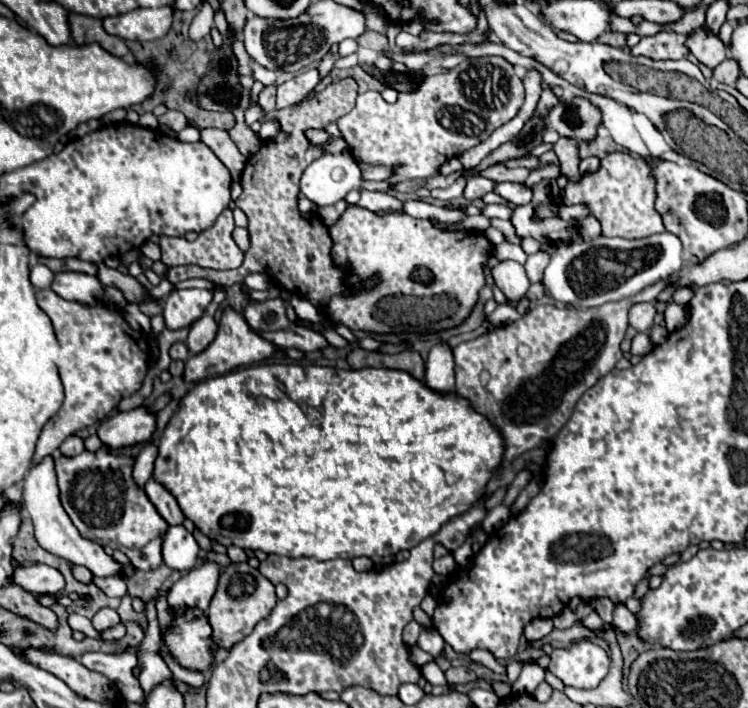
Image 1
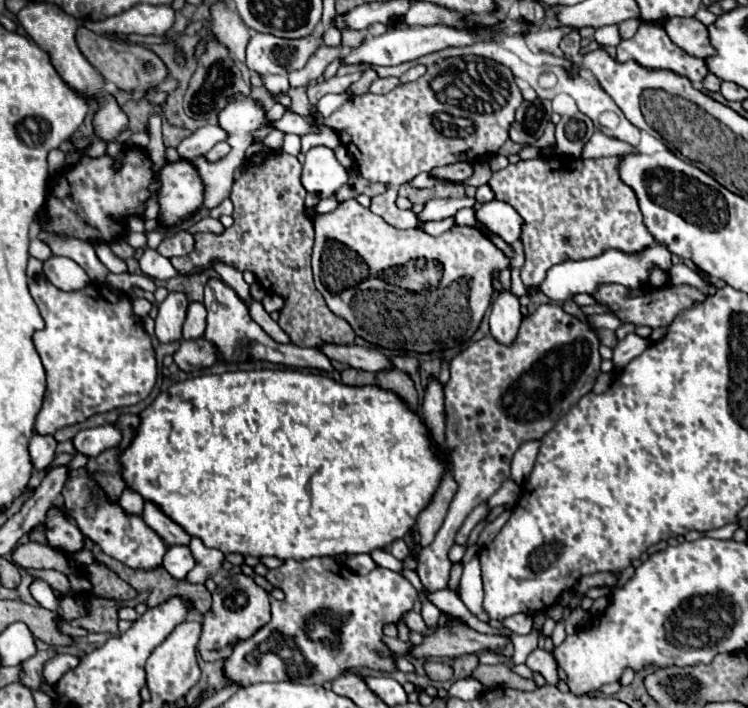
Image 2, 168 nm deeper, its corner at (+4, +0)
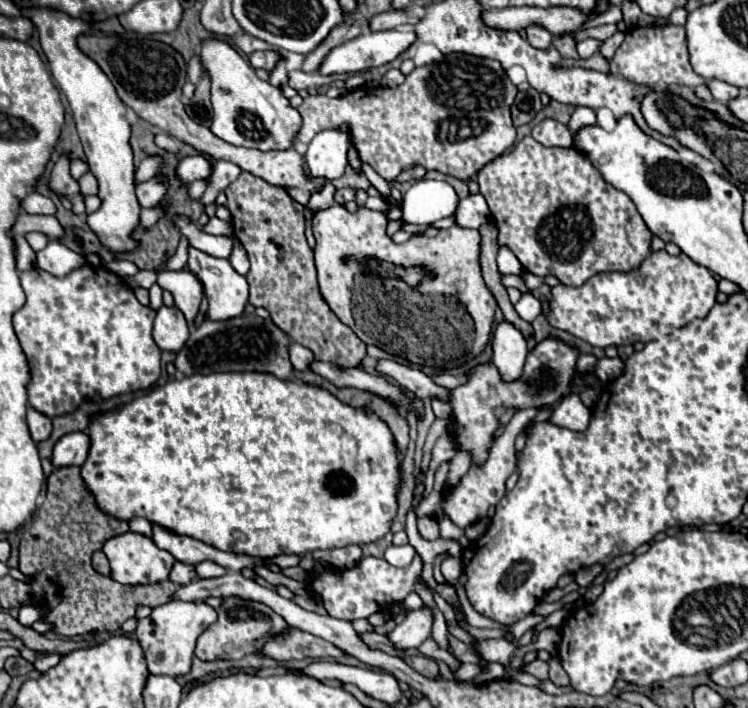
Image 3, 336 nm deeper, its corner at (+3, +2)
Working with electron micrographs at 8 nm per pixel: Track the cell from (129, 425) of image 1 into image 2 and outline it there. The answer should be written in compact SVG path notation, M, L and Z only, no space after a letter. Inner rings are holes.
M102 425L102 427L80 431L74 437L74 447L78 453L84 453L88 457L96 457L102 451L120 443L120 439L122 439L122 433L116 425Z

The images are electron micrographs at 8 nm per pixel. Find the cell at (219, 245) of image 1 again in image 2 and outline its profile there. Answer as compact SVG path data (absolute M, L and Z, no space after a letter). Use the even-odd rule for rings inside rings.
M180 231L178 235L164 239L164 241L158 245L156 251L158 251L160 255L164 255L164 257L170 259L170 257L182 257L182 255L192 253L194 245L196 245L194 233L190 233L190 231Z

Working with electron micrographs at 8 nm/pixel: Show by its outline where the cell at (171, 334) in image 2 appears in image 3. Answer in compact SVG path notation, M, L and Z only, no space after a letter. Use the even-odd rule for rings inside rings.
M161 307L153 323L153 339L161 351L179 353L189 339L189 325L177 307Z

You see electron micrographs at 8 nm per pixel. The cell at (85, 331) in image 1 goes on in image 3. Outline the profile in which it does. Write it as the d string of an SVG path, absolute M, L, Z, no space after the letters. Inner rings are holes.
M83 265L73 269L63 279L37 267L21 271L19 279L27 301L19 311L13 313L13 327L29 363L31 377L27 383L27 395L29 403L37 411L45 413L47 417L55 417L69 413L69 409L77 409L85 397L95 401L109 399L113 395L147 389L159 379L161 351L151 337L155 311L141 305L135 299L133 289L119 275L101 265Z

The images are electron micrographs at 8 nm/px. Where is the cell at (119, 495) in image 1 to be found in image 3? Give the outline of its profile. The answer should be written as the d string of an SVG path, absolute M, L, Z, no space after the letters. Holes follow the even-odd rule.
M125 533L119 537L109 539L103 545L103 553L109 559L111 565L111 579L115 579L117 583L125 583L125 585L147 585L147 583L161 583L165 579L169 579L169 571L173 567L173 555L165 553L161 549L157 549L157 545L153 545L151 539L139 535L139 533Z

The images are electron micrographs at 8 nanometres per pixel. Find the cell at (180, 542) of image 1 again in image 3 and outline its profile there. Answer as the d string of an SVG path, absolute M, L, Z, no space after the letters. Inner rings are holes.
M179 561L173 565L171 569L171 577L169 577L175 585L187 585L191 583L193 579L197 579L197 573L195 573L195 567L193 565L181 565Z

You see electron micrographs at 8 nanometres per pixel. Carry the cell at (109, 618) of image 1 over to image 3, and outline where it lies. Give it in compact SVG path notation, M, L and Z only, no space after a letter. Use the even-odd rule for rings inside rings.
M25 605L25 609L19 609L19 617L17 621L25 627L31 627L35 621L41 619L41 613L37 613L37 609L29 609L29 605Z

